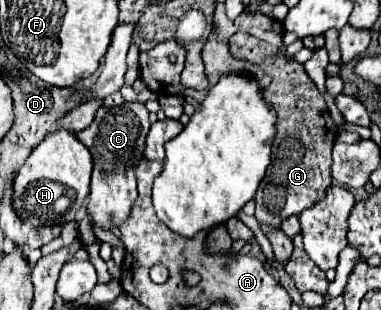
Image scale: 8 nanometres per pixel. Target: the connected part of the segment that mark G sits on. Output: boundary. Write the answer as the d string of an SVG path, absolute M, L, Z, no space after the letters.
M236 33L230 39L230 53L236 59L258 65L272 77L274 91L264 91L264 101L276 111L276 137L272 143L270 167L256 191L254 201L258 223L276 229L282 219L302 213L326 193L326 187L332 183L332 145L336 141L338 127L328 113L324 97L318 93L304 67L288 59L286 49L270 47L248 33Z

